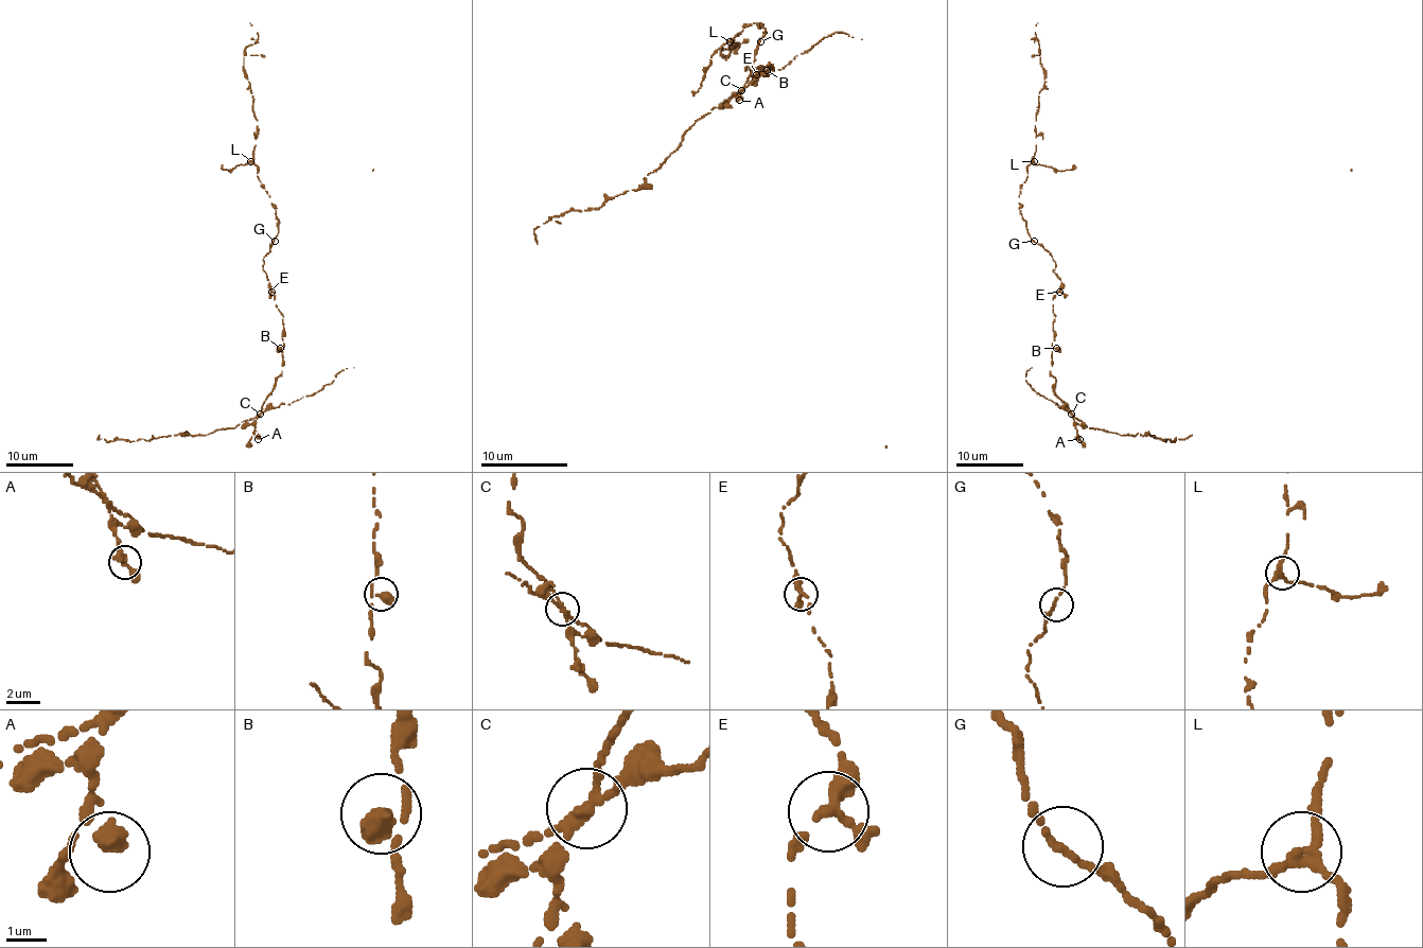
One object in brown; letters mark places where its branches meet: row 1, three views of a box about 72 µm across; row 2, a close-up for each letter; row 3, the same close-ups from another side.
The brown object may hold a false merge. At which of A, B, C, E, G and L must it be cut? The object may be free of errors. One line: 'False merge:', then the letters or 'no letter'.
False merge: C

